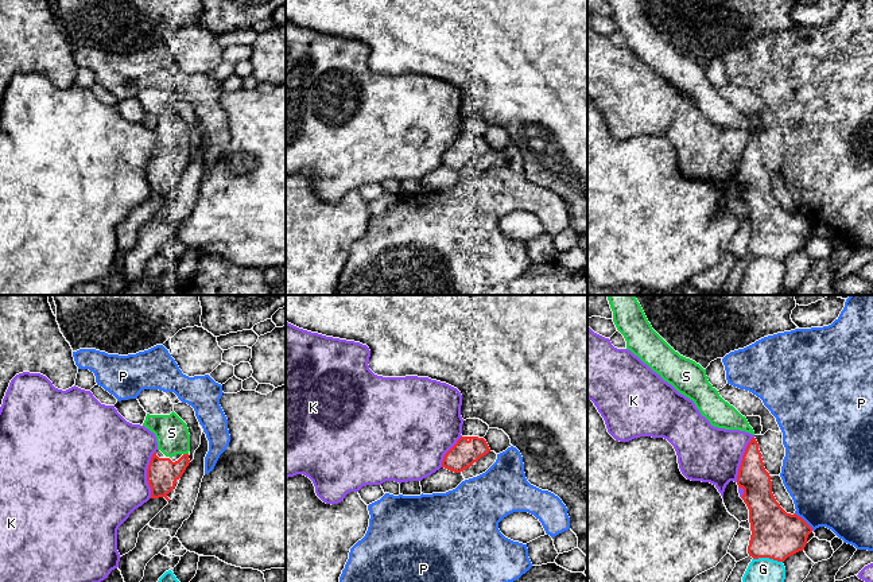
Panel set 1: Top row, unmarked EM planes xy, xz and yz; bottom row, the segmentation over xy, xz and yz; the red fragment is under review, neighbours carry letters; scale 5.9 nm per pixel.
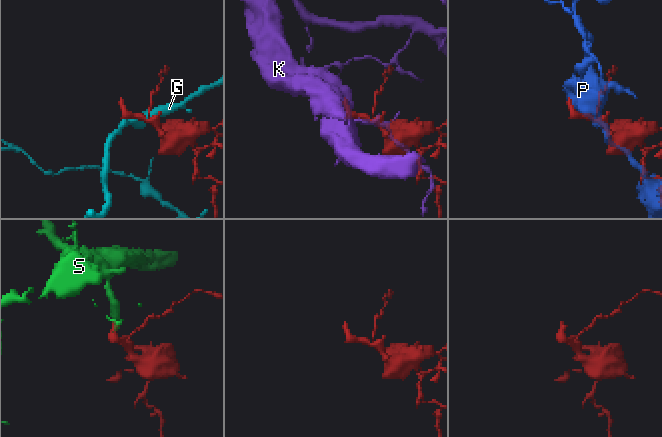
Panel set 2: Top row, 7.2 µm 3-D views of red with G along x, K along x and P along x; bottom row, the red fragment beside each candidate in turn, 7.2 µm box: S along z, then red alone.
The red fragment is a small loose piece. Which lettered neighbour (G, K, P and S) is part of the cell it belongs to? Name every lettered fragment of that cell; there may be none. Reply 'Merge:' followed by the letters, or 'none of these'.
Merge: S

